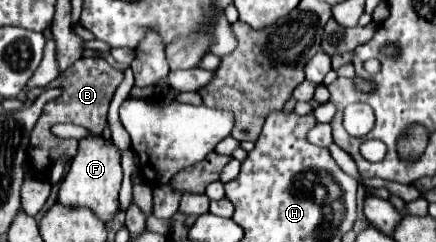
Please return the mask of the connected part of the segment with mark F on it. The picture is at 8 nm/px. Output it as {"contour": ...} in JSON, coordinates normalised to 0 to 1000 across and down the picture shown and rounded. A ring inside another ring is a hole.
{"contour":[[[209,562],[209,570],[181,587],[177,645],[163,661],[158,702],[154,702],[149,736],[140,744],[131,835],[140,851],[158,851],[158,860],[177,860],[177,851],[204,860],[232,917],[250,926],[250,917],[259,917],[259,901],[273,868],[278,736],[282,736],[278,645],[273,645],[268,612],[259,595],[245,595],[232,562]]]}

